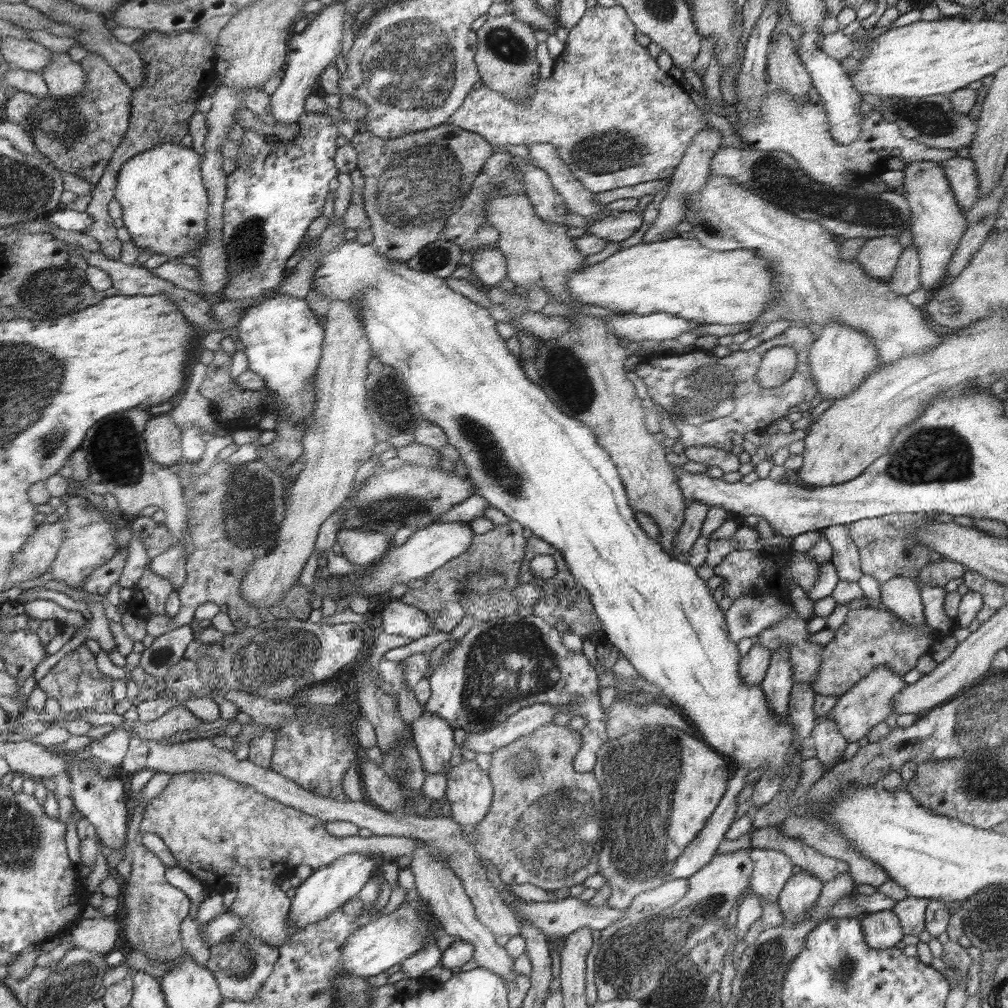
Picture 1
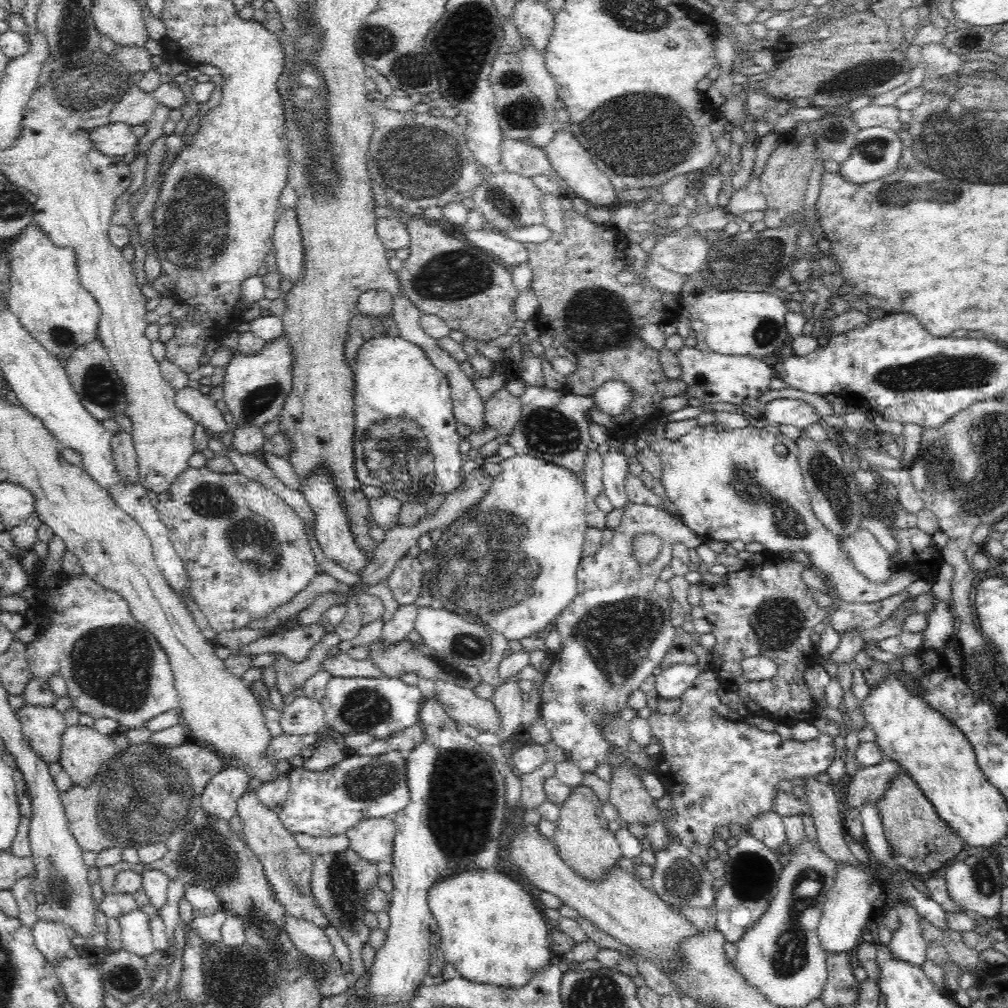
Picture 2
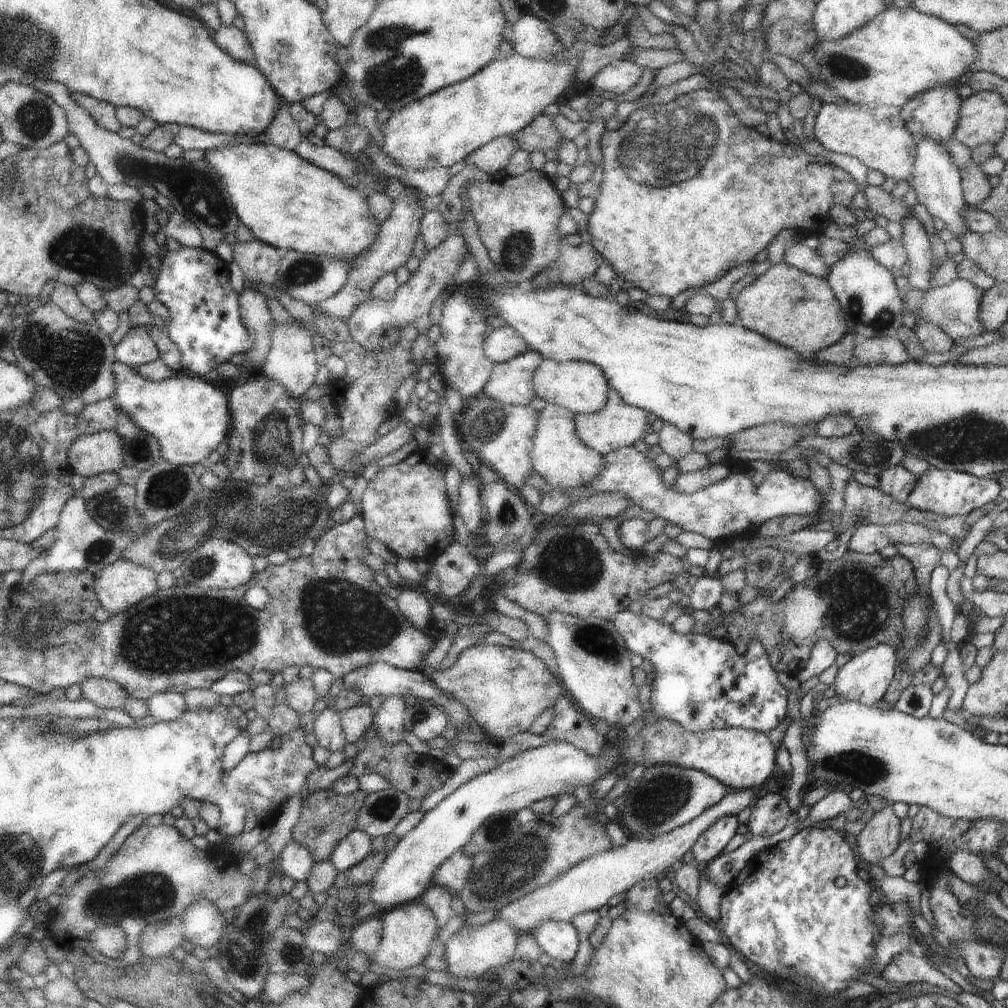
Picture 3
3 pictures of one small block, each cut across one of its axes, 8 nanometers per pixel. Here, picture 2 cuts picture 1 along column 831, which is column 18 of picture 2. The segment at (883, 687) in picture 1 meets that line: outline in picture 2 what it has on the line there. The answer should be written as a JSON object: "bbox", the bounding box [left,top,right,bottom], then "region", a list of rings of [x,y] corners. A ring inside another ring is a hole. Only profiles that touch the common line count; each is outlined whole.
{"bbox":[16,703,67,766],"region":[[[27,703],[16,712],[24,739],[32,751],[48,766],[58,763],[67,730],[63,714],[53,706],[41,708]]]}

